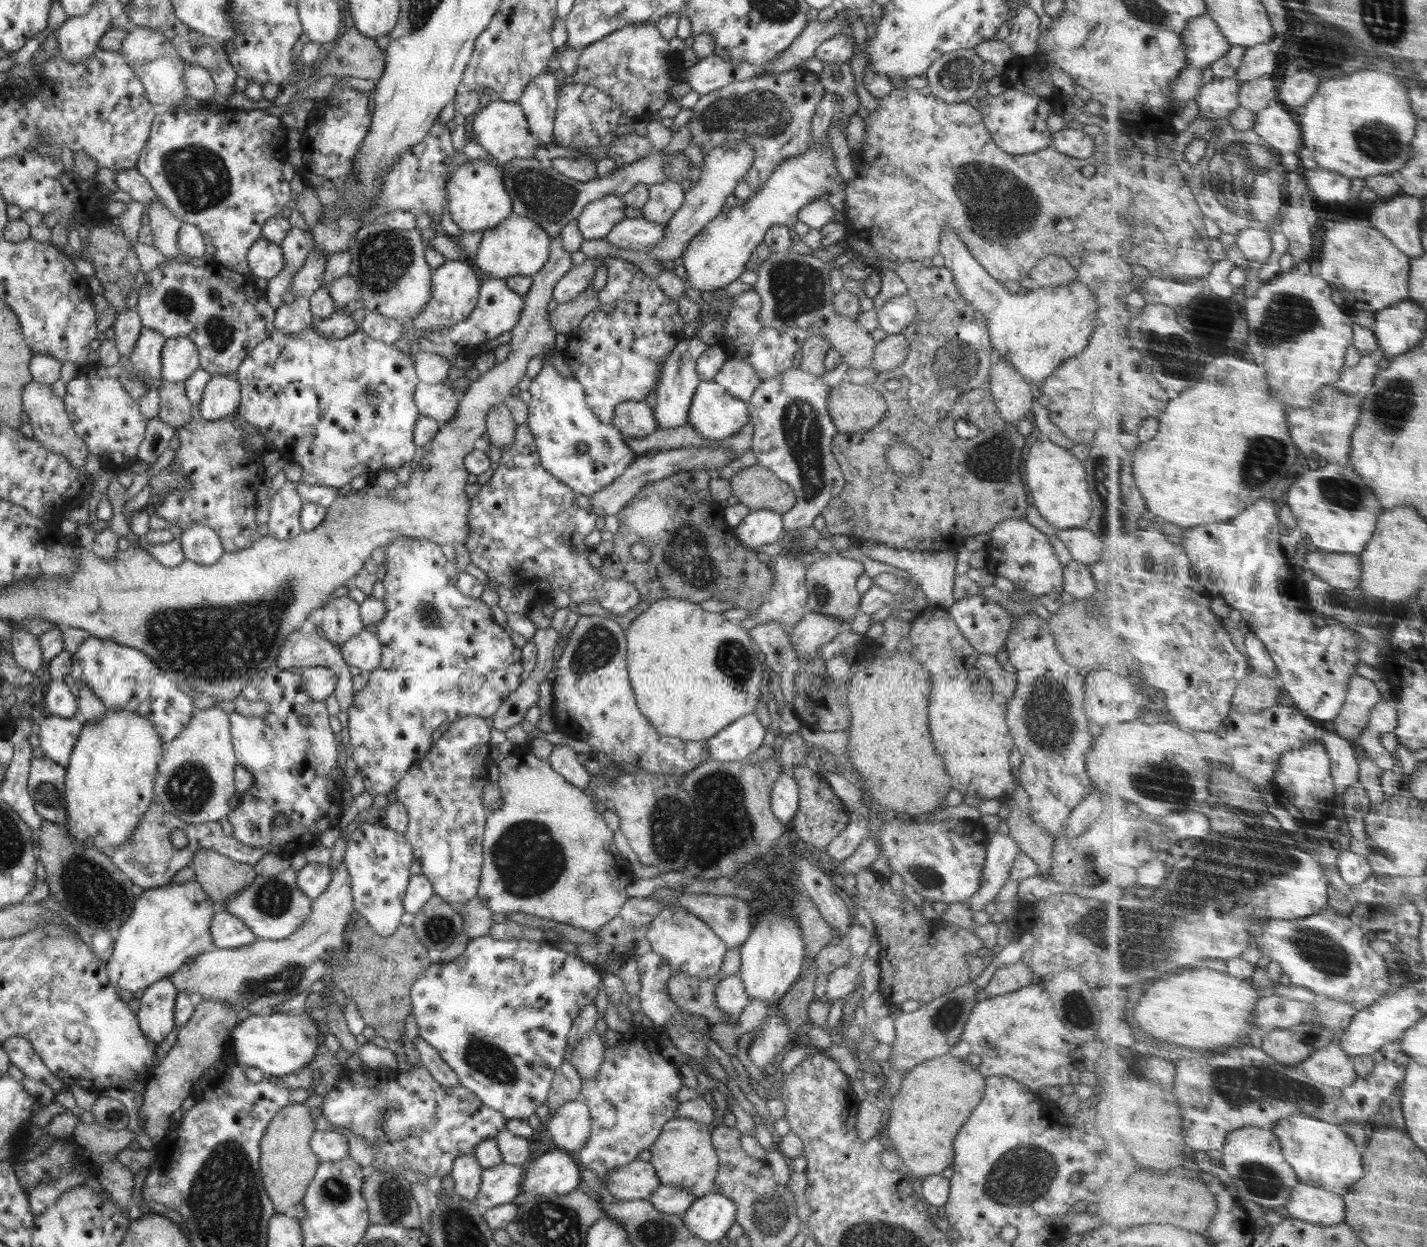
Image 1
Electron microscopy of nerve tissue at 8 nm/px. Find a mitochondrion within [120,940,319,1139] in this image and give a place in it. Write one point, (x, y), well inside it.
(286, 979)

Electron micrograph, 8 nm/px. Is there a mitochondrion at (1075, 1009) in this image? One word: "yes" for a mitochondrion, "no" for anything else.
yes

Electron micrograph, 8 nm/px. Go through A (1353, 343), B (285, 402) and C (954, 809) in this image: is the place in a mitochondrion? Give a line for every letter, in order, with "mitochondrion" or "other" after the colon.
A: other
B: other
C: other

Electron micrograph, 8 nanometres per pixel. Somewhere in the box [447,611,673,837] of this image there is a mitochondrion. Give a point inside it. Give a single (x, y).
(598, 647)

